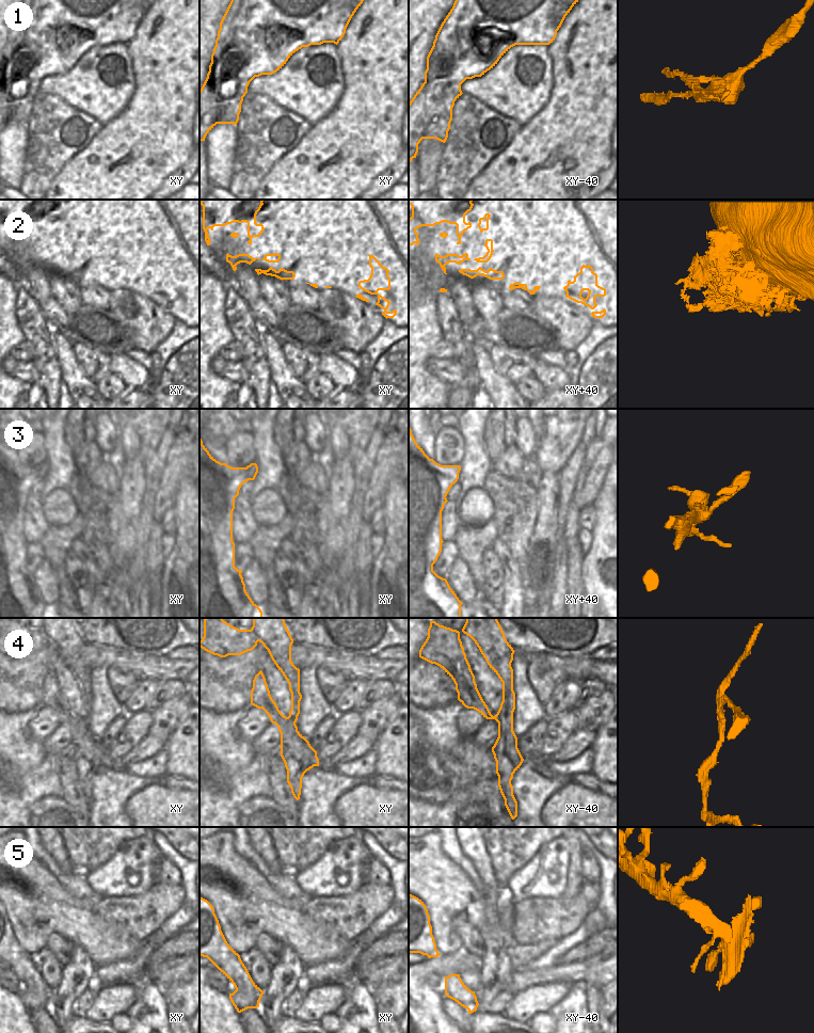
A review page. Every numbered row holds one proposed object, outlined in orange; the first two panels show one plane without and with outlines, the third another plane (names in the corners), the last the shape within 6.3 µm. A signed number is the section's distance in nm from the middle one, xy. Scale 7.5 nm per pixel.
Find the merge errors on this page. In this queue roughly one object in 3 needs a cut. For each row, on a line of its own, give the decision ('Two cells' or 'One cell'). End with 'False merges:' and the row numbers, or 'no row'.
1: Two cells
2: One cell
3: One cell
4: Two cells
5: Two cells
False merges: 1, 4, 5.

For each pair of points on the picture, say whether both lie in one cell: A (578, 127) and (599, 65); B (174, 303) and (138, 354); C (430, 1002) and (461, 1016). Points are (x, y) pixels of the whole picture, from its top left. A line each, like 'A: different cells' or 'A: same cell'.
A: same cell
B: different cells
C: different cells

